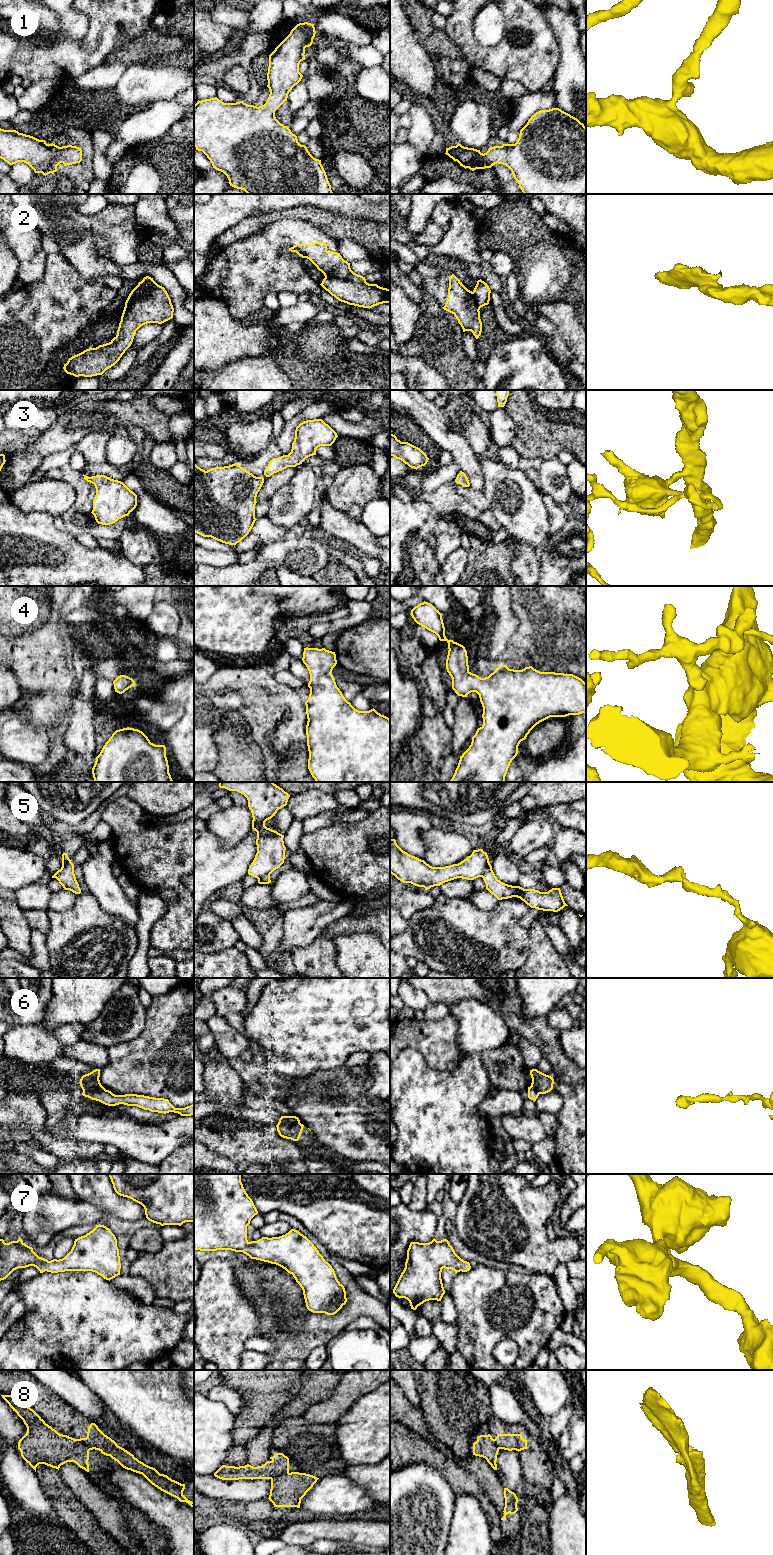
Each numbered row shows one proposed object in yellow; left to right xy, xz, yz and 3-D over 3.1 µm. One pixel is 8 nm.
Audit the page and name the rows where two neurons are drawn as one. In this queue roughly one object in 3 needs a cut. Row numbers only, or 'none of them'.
2, 5, 6, 8

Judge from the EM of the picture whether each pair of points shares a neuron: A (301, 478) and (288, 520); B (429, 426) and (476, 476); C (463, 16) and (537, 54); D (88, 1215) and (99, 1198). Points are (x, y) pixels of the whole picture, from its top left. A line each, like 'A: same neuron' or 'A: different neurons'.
A: same neuron
B: same neuron
C: same neuron
D: different neurons

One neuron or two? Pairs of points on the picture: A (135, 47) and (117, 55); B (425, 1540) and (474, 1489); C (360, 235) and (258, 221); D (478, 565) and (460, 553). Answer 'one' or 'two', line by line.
A: one
B: two
C: one
D: two

